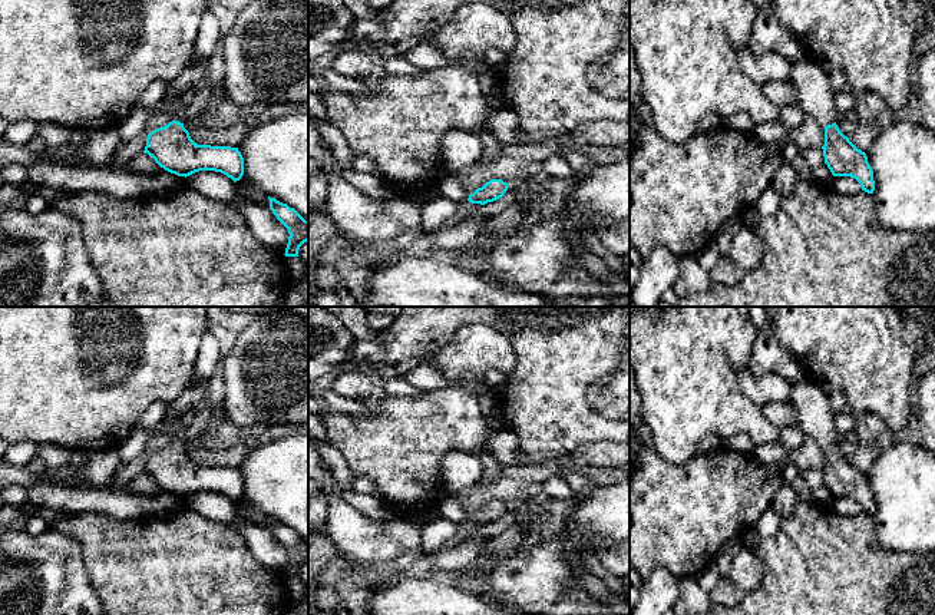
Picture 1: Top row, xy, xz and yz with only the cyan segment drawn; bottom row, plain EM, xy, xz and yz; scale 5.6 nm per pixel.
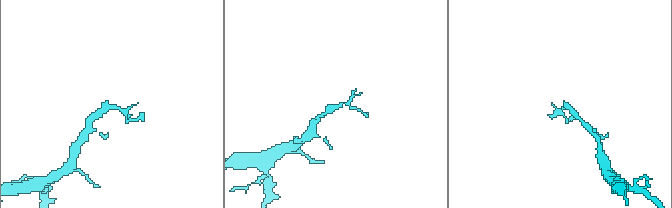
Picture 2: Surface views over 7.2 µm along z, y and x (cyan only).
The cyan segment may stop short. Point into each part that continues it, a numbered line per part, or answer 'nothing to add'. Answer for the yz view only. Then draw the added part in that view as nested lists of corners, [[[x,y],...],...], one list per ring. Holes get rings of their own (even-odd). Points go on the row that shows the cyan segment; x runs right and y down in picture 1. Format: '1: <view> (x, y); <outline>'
1: yz (816, 99); [[[809,57],[790,59],[790,80],[797,90],[797,103],[805,115],[827,126],[840,118],[829,75]]]

